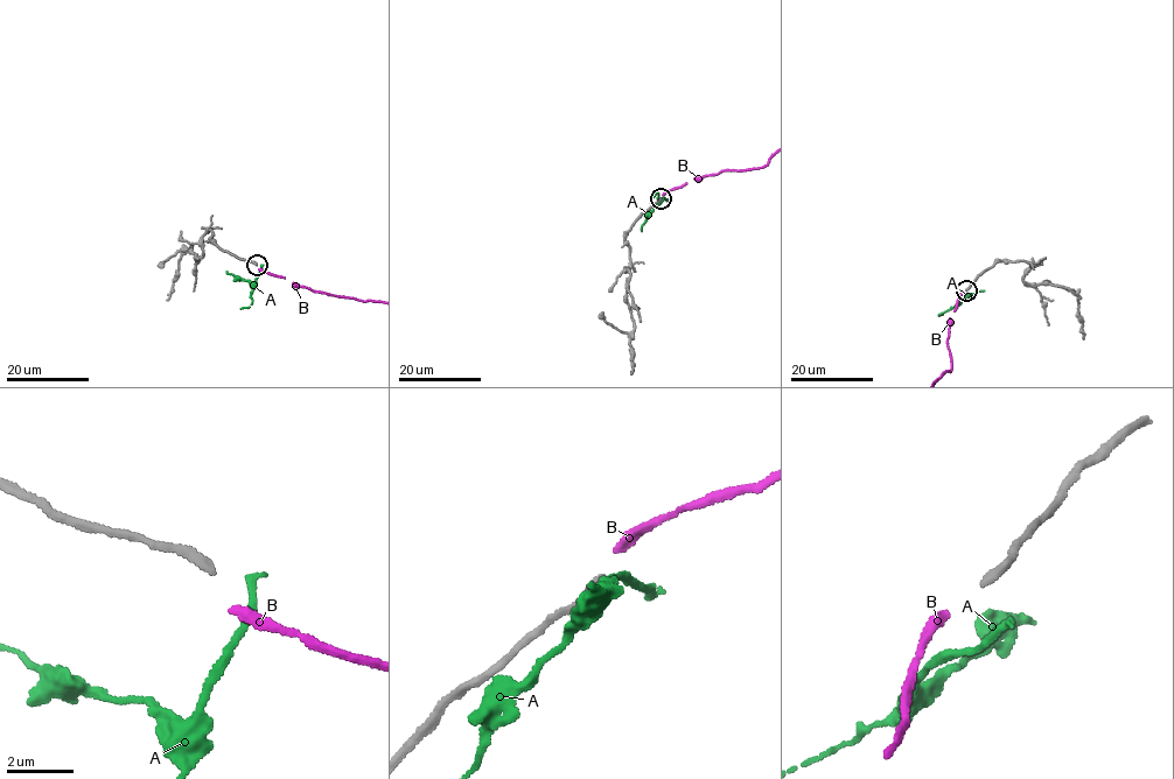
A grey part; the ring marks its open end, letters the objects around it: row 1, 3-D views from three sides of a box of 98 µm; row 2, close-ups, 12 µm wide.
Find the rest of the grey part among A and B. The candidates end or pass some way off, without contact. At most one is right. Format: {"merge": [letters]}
{"merge": []}

